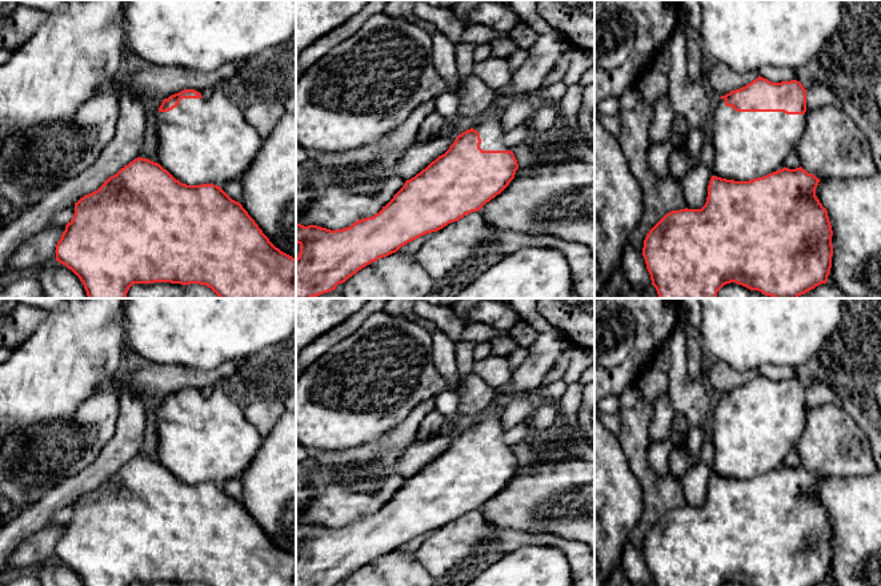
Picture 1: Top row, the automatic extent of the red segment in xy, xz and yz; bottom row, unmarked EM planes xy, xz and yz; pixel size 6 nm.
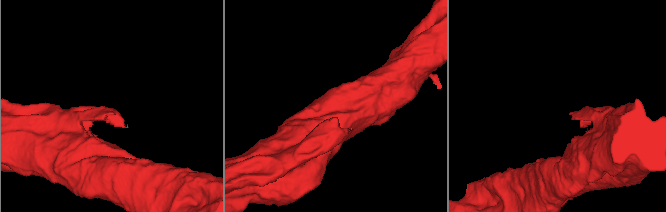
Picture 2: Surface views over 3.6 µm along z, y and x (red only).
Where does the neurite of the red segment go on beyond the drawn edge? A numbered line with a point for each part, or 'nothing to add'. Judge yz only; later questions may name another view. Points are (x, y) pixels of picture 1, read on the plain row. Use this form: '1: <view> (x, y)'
1: yz (748, 444)

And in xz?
1: xz (493, 436)

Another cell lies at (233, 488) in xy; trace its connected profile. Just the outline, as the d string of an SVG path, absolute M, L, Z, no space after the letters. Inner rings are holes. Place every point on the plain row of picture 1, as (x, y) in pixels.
M229 479L221 486L232 498L240 501L243 498L241 479Z

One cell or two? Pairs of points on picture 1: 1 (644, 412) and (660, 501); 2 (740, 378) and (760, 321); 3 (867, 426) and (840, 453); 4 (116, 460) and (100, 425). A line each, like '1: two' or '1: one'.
1: one
2: two
3: two
4: two

